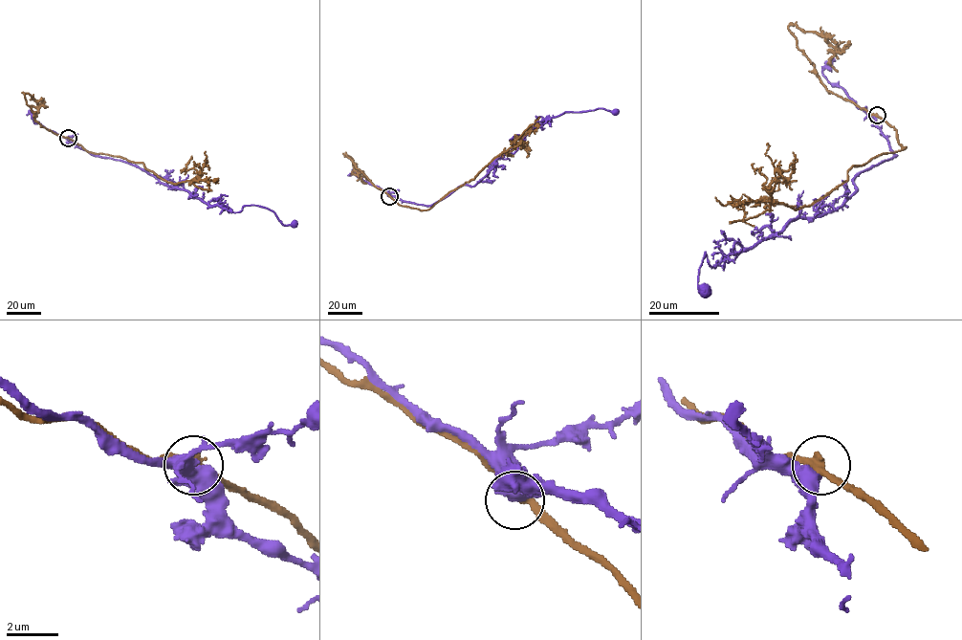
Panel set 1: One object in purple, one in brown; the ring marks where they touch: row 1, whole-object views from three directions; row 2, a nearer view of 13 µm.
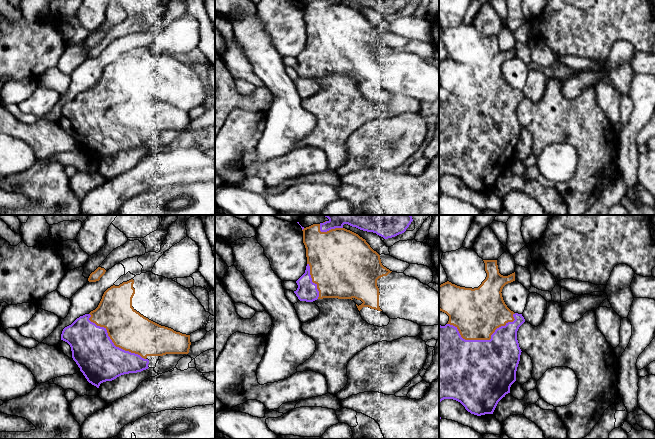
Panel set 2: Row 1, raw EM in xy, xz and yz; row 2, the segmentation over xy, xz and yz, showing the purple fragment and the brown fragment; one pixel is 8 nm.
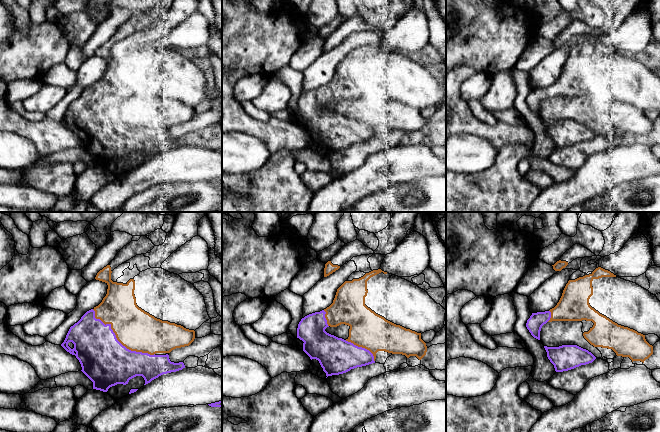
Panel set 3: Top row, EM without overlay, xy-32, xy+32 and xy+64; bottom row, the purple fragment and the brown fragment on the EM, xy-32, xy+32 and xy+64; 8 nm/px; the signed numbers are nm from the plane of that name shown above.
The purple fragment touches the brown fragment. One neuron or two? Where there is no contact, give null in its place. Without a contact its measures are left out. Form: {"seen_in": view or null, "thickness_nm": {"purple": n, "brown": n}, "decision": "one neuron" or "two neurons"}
{"seen_in": "yz", "thickness_nm": {"purple": 500, "brown": 400}, "decision": "two neurons"}

